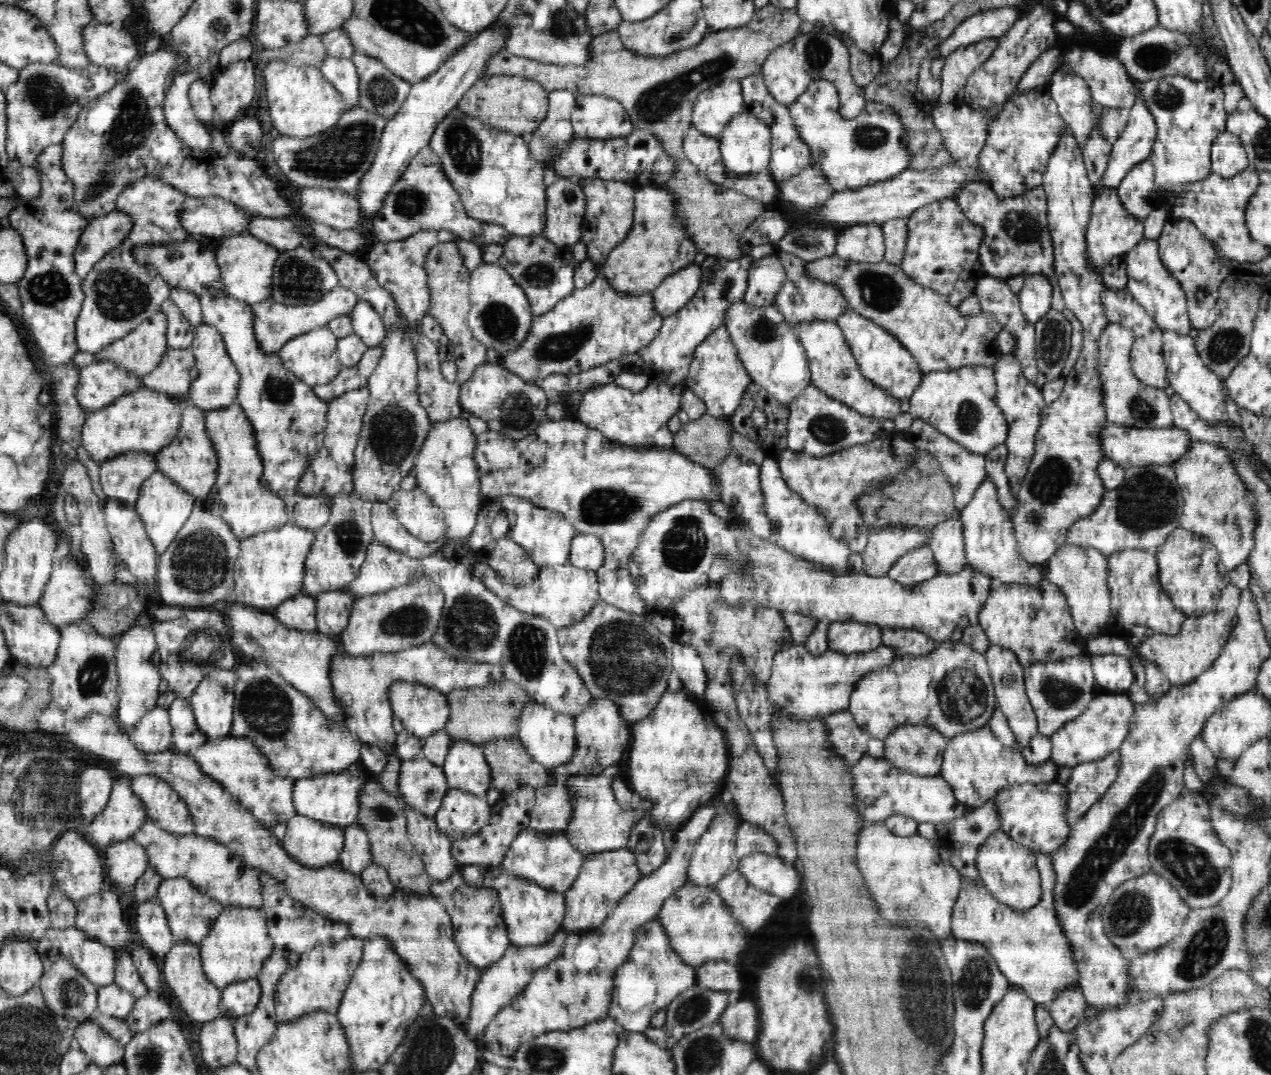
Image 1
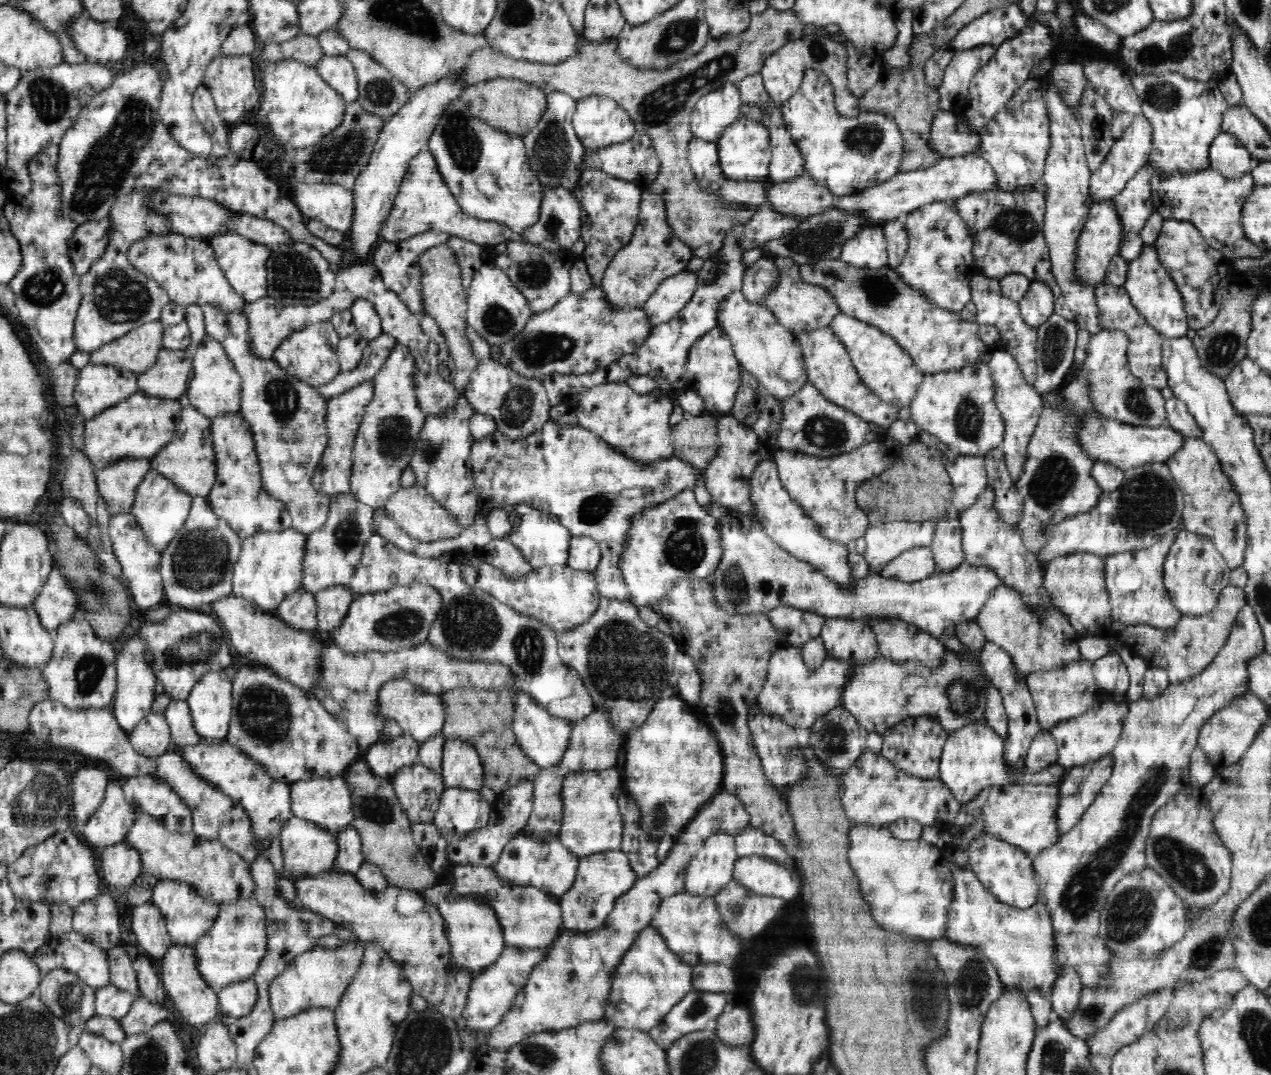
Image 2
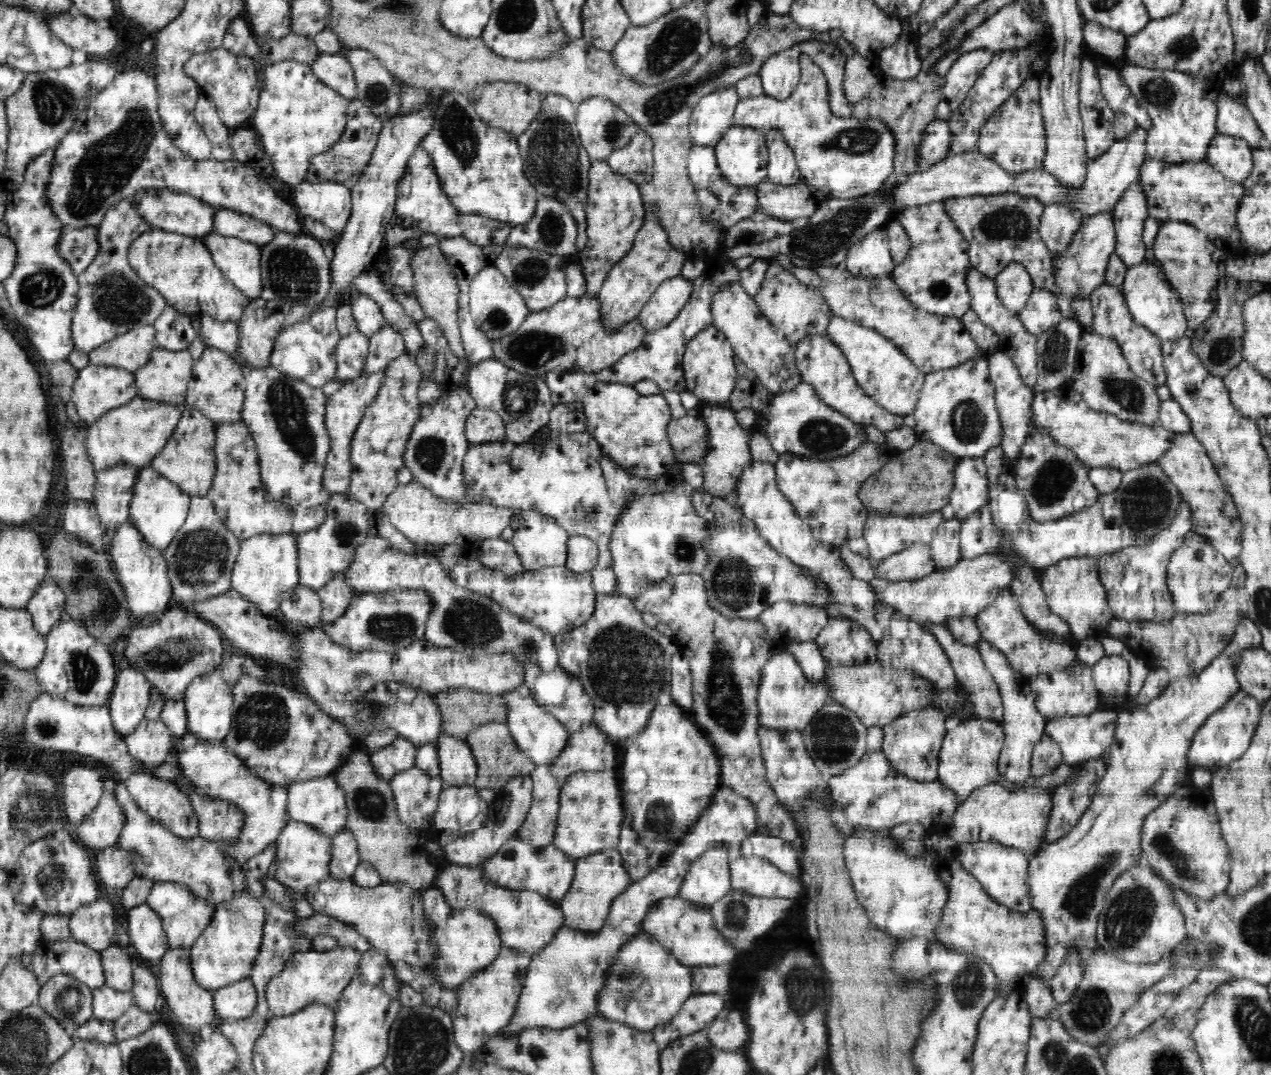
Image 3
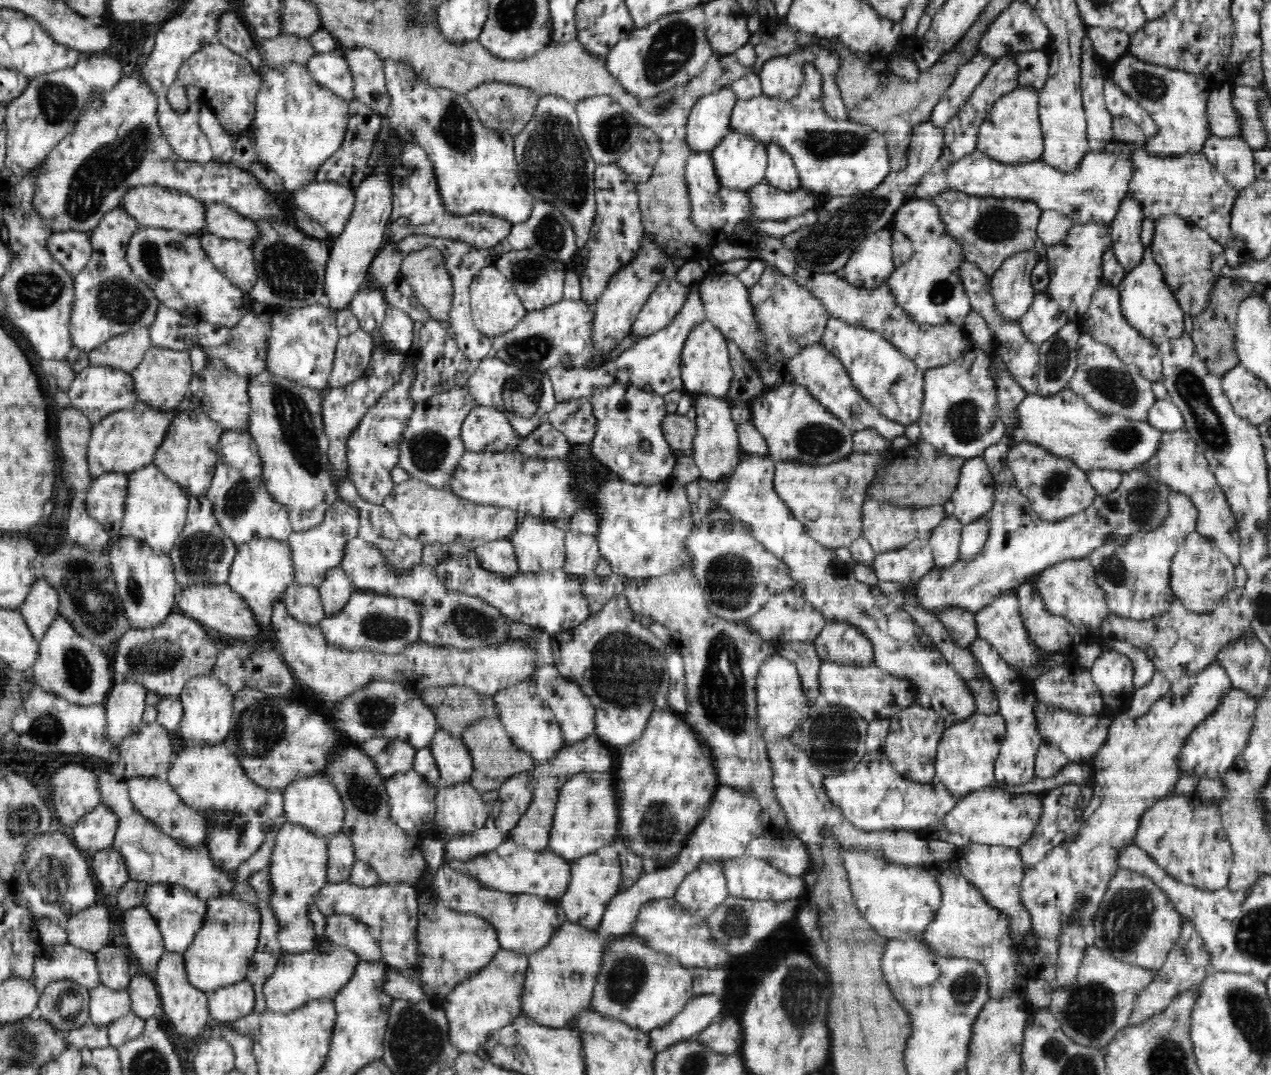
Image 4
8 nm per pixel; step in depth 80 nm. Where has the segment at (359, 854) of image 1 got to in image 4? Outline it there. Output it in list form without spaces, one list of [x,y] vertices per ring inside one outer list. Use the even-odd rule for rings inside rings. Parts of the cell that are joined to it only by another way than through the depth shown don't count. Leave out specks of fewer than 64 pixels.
[[[342,830],[327,838],[327,882],[333,883],[348,881],[354,863],[357,861],[354,845],[350,837]]]

